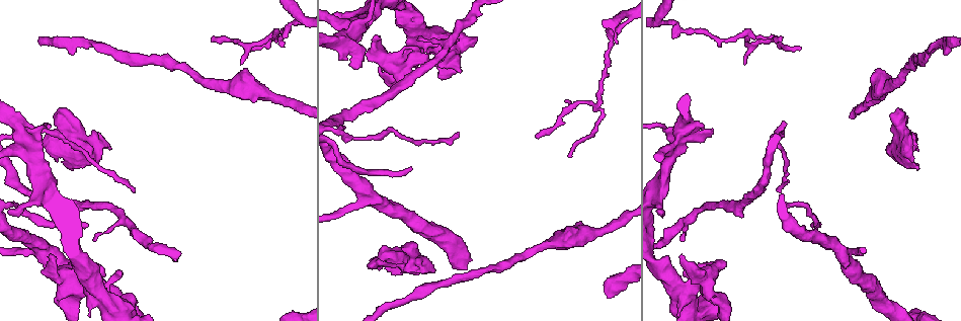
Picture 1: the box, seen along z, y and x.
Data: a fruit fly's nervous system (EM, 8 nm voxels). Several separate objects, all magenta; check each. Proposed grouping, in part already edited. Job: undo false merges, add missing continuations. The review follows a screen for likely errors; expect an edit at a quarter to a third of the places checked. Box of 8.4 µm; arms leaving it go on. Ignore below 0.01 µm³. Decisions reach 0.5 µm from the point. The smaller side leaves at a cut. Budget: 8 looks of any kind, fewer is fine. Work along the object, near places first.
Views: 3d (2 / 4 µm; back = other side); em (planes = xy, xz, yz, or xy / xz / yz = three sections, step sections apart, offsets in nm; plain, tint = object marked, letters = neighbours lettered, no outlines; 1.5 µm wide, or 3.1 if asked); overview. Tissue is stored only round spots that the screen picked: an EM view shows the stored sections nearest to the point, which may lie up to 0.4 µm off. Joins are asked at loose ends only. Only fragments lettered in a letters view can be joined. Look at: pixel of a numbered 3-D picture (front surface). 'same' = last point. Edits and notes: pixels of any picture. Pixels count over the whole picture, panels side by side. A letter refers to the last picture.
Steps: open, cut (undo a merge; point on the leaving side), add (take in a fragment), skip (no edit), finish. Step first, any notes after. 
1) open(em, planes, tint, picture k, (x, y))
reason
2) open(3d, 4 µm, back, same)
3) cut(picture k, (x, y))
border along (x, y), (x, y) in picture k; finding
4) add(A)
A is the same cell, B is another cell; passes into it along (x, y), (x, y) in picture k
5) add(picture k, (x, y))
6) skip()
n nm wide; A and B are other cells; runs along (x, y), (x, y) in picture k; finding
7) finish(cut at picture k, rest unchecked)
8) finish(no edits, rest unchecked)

open(em, planes, plain, picture 1, (135, 192))
free end

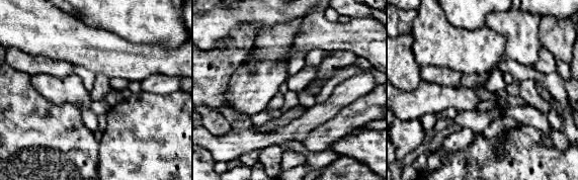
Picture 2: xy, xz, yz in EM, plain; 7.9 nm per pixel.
open(em, planes, letters, same)
see the neighbours

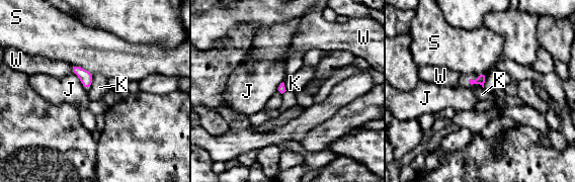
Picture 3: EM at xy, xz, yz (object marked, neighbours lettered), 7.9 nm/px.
skip()
J, K, S and W are other cells; border along (93, 75), (89, 90) in picture 3; no lettered fragment goes on from it

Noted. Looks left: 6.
open(3d, 4 µm, picture 1, (711, 131))
free end

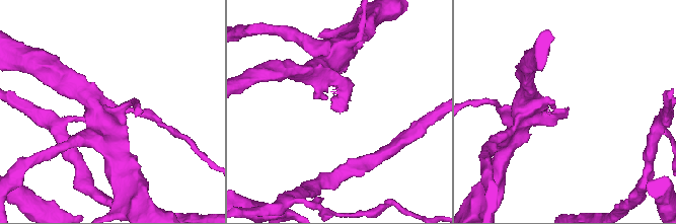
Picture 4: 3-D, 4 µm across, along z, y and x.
open(em, planes, plain, picture 4, (566, 109))
shape alone is not enough

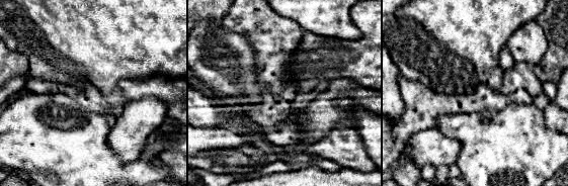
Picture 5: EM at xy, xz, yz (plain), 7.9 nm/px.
open(em, planes, letters, same)

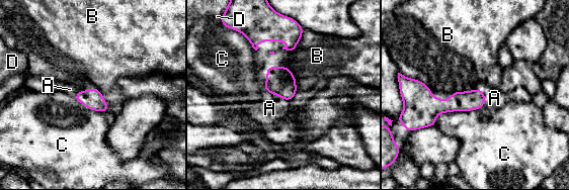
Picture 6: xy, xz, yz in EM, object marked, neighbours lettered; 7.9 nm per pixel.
skip()
A, B, C and D are other cells; runs along (417, 88), (433, 104), (482, 100) in picture 6; no lettered fragment goes on from it

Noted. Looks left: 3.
open(em, xz, step 4, letters, picture 1, (372, 198))
thick turns thin

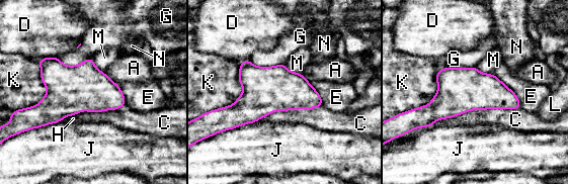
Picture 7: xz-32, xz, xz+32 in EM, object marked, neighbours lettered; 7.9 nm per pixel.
open(em, planes, letters, same)

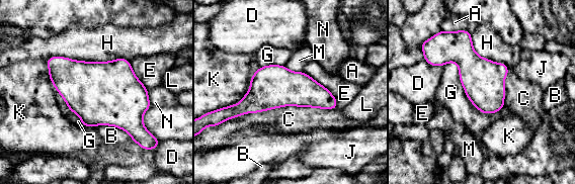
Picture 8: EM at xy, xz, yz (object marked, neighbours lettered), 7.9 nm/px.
skip()
A, B, C, D, E, G, H, J, K, L, M and N are other cells; one cell here

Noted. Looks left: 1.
finish(no edits, rest unchecked)

